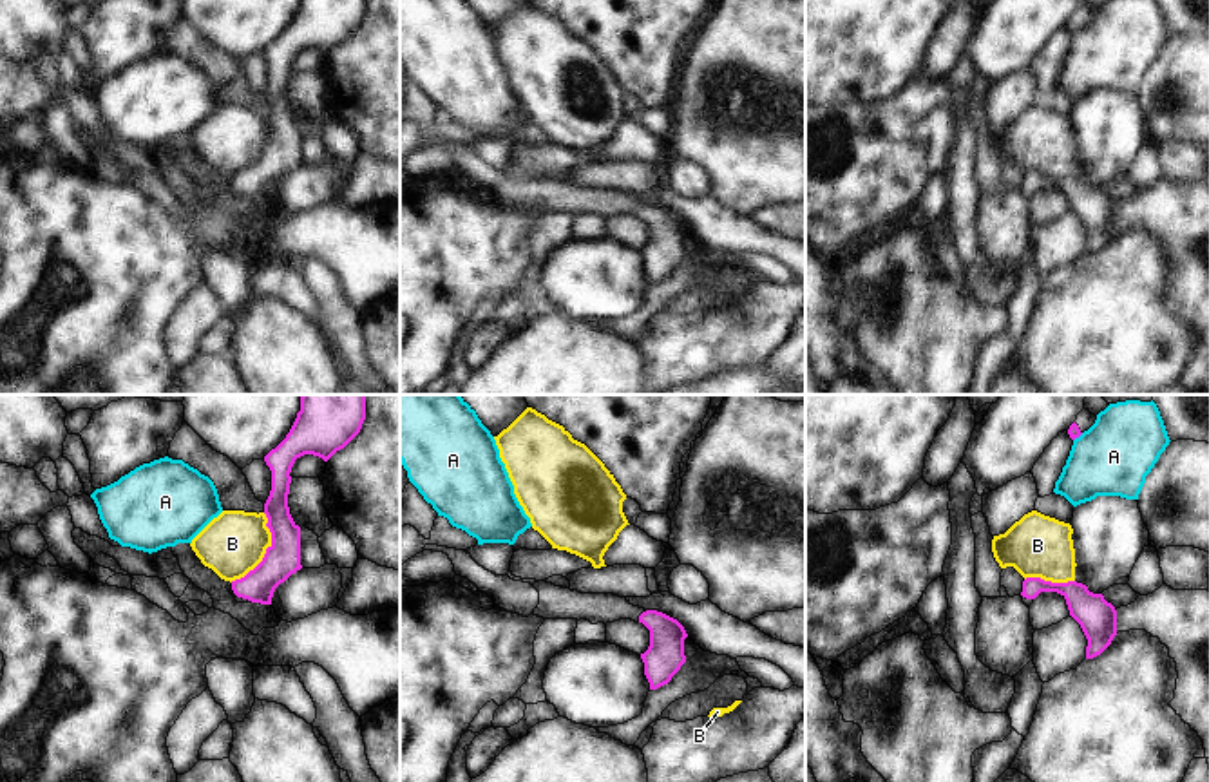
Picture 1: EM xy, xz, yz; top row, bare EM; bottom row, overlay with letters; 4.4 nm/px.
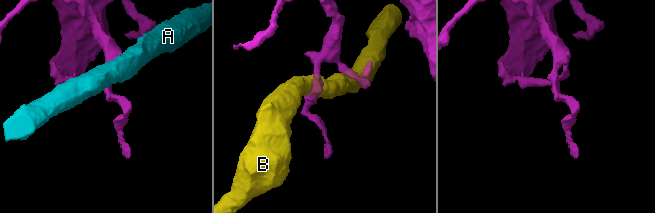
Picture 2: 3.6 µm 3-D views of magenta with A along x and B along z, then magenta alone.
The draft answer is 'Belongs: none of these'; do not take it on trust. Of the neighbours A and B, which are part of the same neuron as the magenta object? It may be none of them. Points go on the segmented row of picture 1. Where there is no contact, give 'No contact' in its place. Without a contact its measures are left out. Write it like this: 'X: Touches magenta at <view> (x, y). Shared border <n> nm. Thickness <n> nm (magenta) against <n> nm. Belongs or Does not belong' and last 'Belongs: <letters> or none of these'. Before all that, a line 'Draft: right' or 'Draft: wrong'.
Draft: right
A: Touches magenta at yz (1077, 437). Shared border 60 nm. Thickness 60 nm (magenta) against 340 nm. Does not belong
B: Touches magenta at xy (266, 553). Shared border 340 nm. Thickness 160 nm (magenta) against 280 nm. Does not belong
Belongs: none of these.

